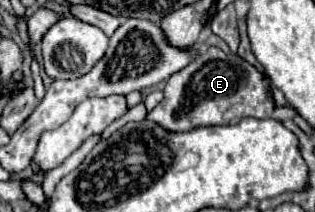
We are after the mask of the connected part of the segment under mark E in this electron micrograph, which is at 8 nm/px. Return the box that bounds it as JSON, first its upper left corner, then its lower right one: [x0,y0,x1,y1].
[147,48,275,132]

